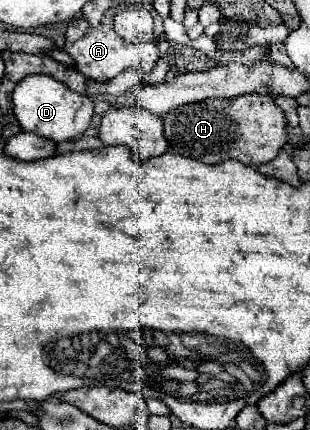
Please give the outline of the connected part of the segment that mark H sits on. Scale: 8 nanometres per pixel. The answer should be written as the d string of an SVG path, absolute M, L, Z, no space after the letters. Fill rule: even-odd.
M254 93L232 99L204 99L200 103L182 105L174 111L168 111L162 121L170 151L200 159L204 163L238 159L244 165L262 165L274 159L288 143L288 121L282 109L268 95Z

